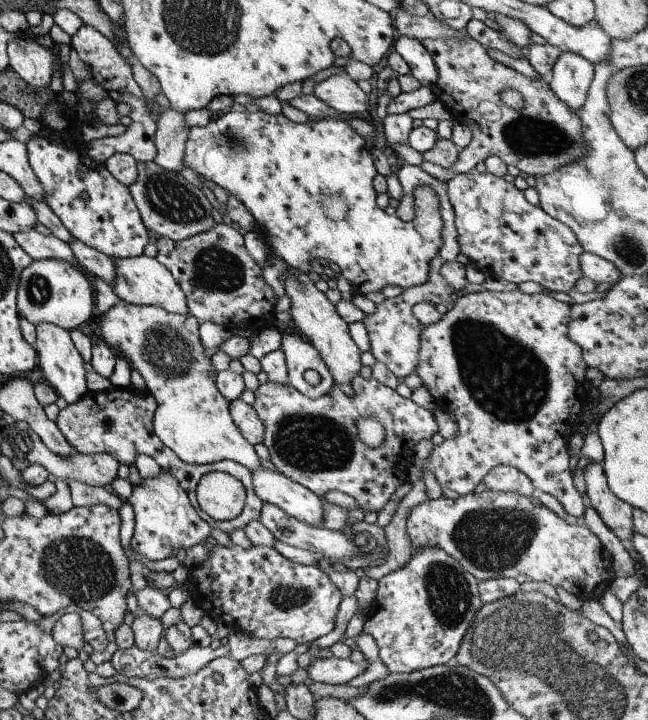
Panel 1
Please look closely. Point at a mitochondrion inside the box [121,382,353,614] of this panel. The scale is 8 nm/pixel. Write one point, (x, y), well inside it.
(288, 596)

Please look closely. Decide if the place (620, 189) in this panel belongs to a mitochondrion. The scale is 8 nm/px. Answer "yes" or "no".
yes

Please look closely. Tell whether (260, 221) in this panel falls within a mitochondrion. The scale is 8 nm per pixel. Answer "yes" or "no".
no

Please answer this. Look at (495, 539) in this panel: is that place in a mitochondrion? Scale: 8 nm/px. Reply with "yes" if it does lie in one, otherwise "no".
yes

